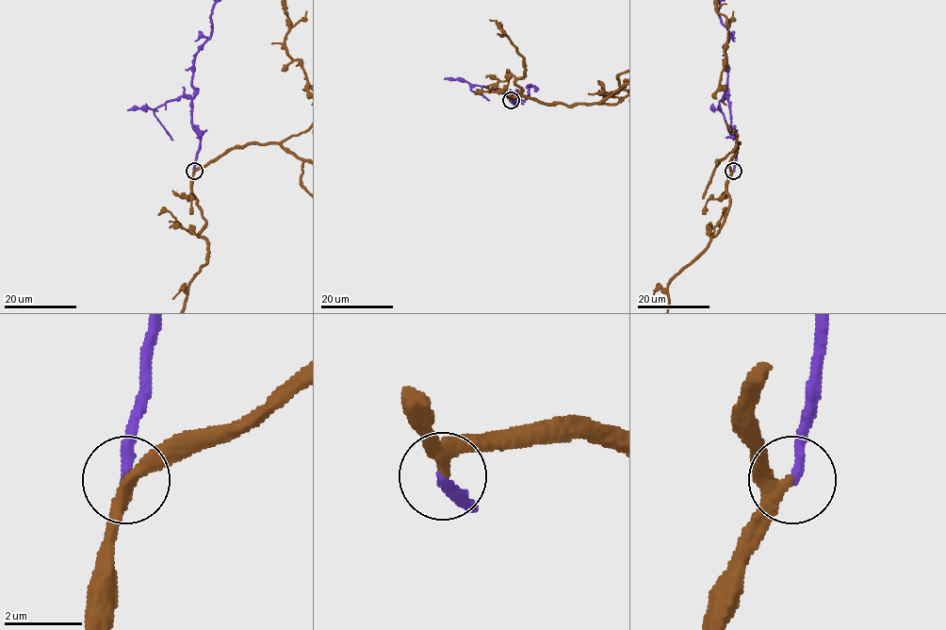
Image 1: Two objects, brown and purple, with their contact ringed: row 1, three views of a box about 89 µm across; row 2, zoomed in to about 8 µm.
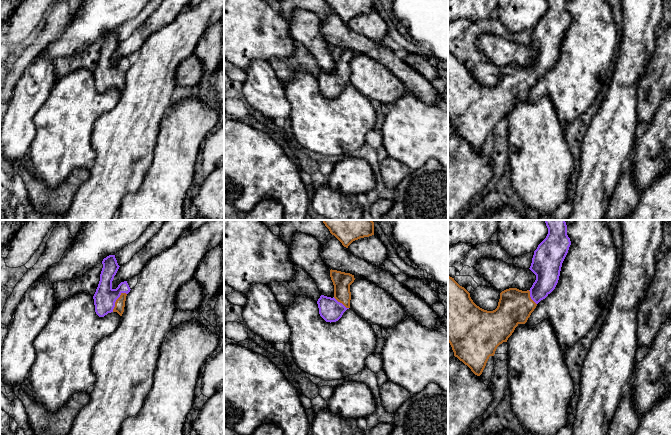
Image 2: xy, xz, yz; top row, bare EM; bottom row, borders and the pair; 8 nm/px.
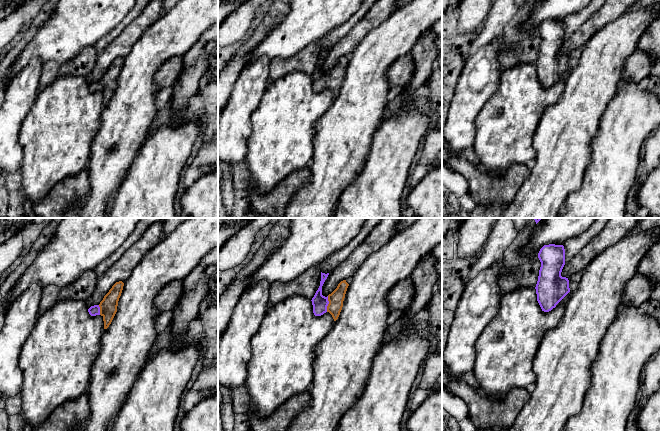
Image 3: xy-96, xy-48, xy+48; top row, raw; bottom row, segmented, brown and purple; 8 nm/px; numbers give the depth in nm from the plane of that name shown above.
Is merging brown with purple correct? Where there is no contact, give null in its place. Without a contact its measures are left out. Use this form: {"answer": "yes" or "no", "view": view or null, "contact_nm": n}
{"answer": "yes", "view": "xy", "contact_nm": 190}

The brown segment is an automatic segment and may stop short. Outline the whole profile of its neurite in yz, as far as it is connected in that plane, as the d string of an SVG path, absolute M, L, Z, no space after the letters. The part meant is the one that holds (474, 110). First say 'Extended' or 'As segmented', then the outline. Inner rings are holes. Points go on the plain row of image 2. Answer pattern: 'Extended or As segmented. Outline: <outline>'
Extended. Outline: M546 0L548 10L546 14L538 21L534 27L530 46L536 51L536 56L532 63L527 67L517 64L509 64L500 69L498 82L493 87L487 87L477 82L470 73L470 69L460 62L454 54L448 51L448 118L450 119L454 132L467 141L471 147L480 152L486 142L490 132L494 132L497 123L503 118L507 118L515 104L519 100L525 100L537 80L545 75L556 63L562 39L568 29L571 21L570 14L567 11L566 0Z

